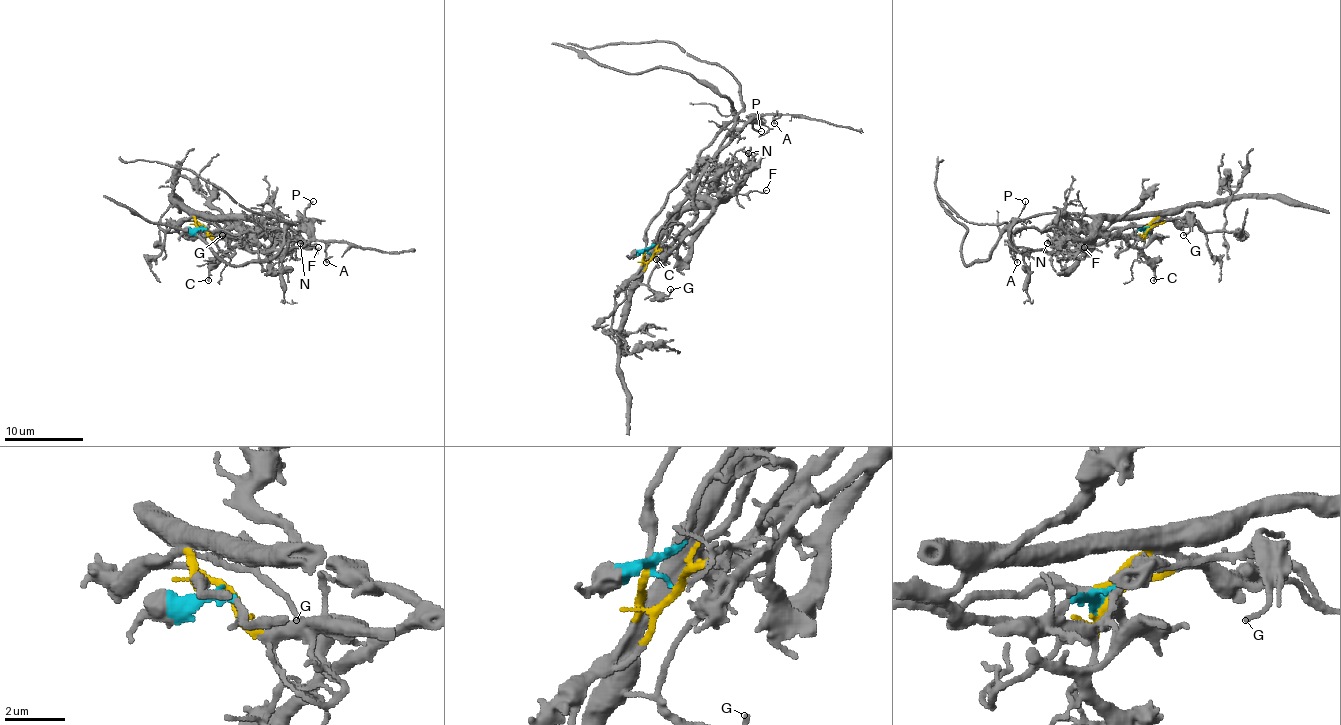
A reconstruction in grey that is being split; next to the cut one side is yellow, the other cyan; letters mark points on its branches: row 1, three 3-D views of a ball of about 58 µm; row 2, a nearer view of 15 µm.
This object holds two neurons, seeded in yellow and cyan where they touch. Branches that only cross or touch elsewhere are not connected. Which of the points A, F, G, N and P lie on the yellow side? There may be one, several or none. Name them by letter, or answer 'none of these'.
A, G, P

